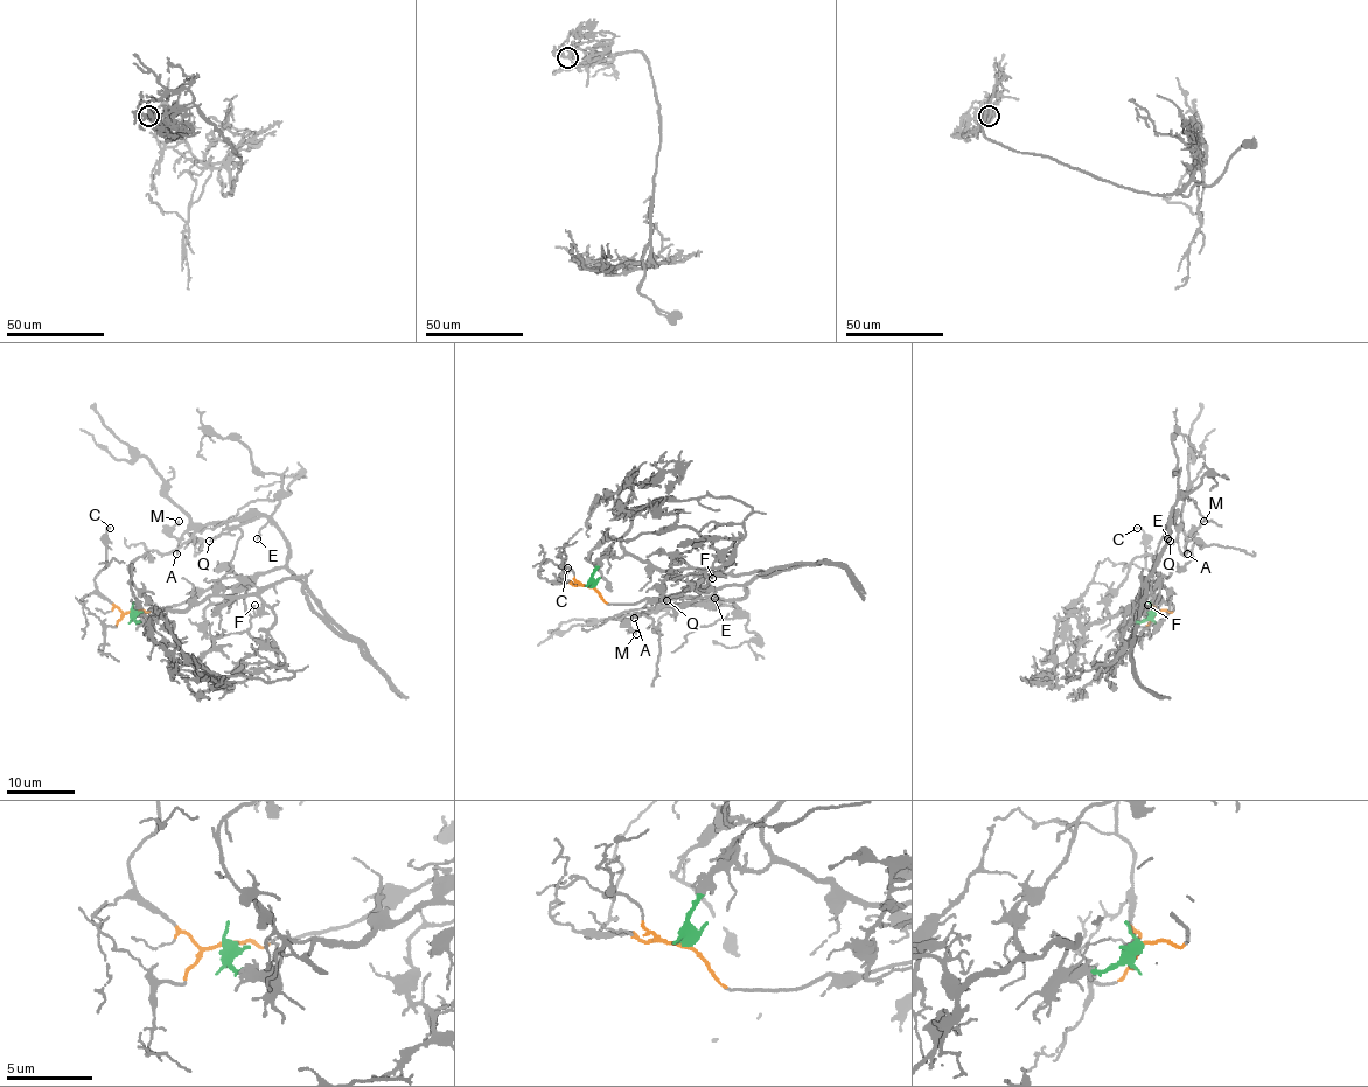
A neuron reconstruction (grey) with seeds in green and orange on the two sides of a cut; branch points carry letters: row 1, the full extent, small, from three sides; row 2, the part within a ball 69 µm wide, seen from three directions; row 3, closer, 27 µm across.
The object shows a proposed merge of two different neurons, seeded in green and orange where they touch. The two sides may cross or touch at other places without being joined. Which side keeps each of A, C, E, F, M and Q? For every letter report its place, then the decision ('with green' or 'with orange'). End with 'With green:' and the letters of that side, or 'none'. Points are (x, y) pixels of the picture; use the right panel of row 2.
A: place (1187, 554); with orange
C: place (1137, 528); with orange
E: place (1167, 538); with orange
F: place (1147, 605); with green
M: place (1204, 521); with orange
Q: place (1170, 541); with orange
With green: F

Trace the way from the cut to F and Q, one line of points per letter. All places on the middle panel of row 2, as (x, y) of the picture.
F: (590, 585), (594, 566), (608, 555), (634, 555), (668, 570), (720, 570), (710, 576), (711, 579)
Q: (590, 585), (605, 603), (634, 604), (718, 587), (745, 589), (744, 598), (668, 600)

